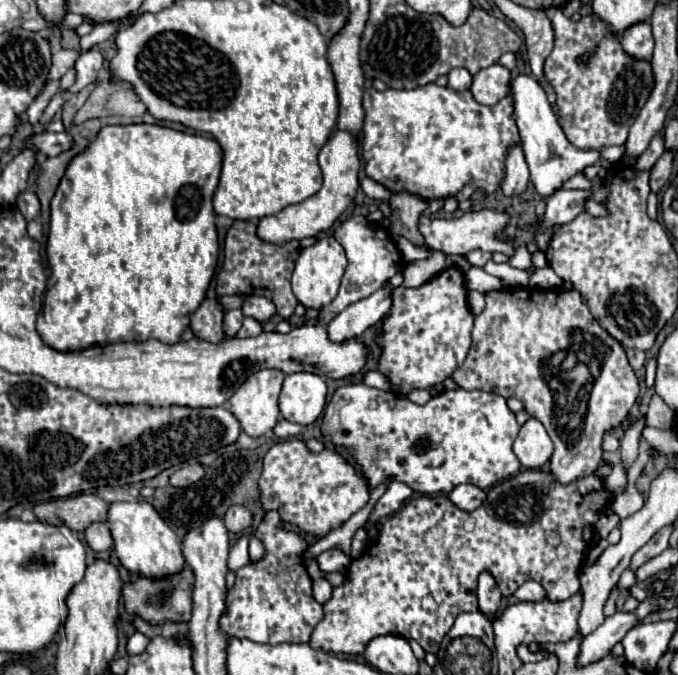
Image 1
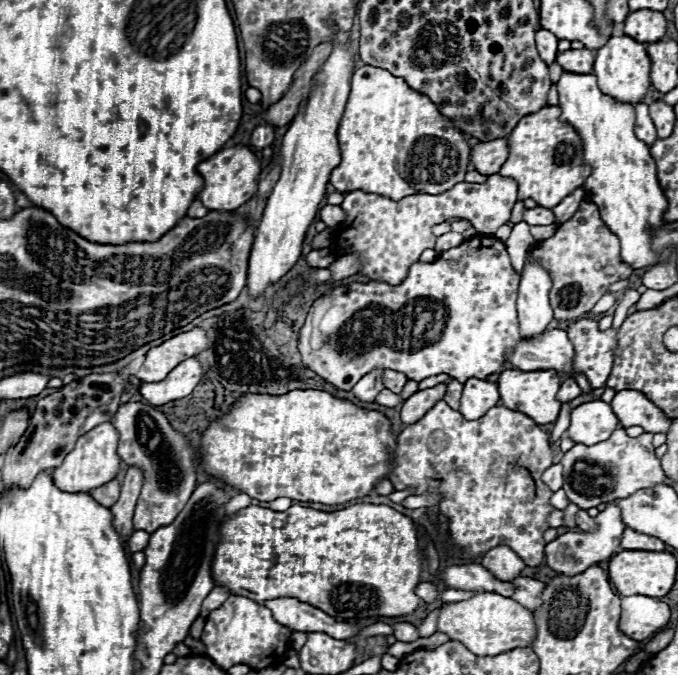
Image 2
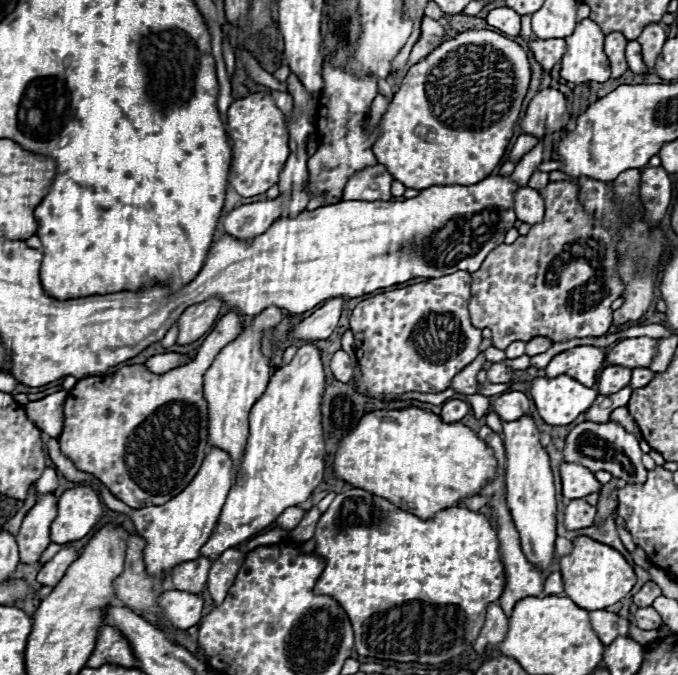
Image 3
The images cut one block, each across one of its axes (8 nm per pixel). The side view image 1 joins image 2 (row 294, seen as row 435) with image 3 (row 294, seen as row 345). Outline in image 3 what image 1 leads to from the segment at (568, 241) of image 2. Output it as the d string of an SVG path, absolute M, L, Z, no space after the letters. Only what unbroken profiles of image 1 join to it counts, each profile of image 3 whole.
M550 182L544 188L542 198L546 202L546 214L542 224L534 224L530 232L526 236L520 236L518 242L514 244L496 246L486 256L480 270L472 274L472 298L468 306L472 324L476 328L490 328L492 346L498 350L506 350L516 340L528 342L534 336L546 336L552 342L566 342L570 338L586 338L586 336L604 336L612 326L610 306L616 298L622 296L624 290L616 272L616 248L614 248L616 228L604 228L592 216L586 216L586 212L582 212L576 184Z

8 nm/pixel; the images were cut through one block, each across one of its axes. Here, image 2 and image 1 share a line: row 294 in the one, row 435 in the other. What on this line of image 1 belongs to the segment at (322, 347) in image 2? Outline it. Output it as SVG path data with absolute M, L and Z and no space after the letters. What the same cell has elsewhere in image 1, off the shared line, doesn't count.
M346 384L336 388L322 418L324 440L336 448L344 448L354 458L354 464L362 470L362 474L366 474L370 488L376 488L392 478L408 484L420 494L446 494L458 484L474 484L482 490L488 490L494 484L518 474L522 466L512 450L518 430L520 424L516 422L514 412L508 408L506 398L492 392L464 388L446 390L434 396L428 404L418 406L406 396L394 392L376 390L364 384Z

